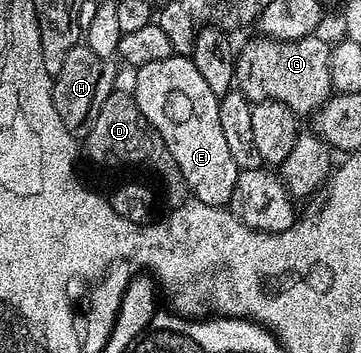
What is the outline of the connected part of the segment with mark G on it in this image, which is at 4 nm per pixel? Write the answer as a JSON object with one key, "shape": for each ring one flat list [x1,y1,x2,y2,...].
{"shape":[[314,33,302,39,267,39,256,37,250,43,240,44,237,56,237,74,235,76,236,90,242,91,252,104,262,103,270,99,287,105,299,117,312,116,334,94,331,81,331,65,329,64,328,42,320,39,320,34]]}

